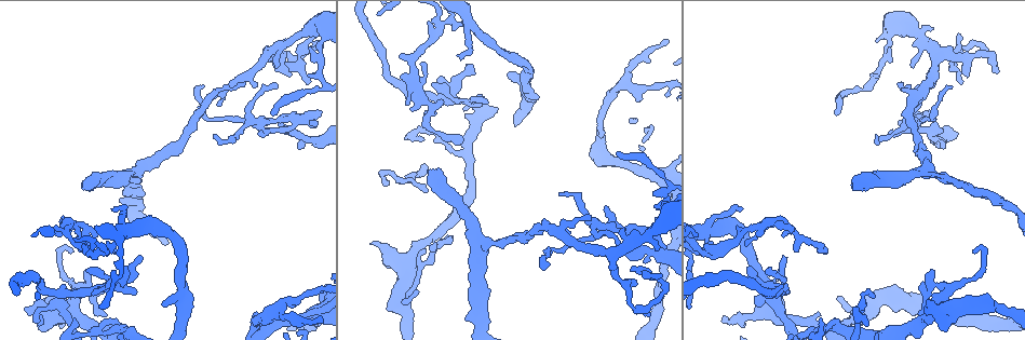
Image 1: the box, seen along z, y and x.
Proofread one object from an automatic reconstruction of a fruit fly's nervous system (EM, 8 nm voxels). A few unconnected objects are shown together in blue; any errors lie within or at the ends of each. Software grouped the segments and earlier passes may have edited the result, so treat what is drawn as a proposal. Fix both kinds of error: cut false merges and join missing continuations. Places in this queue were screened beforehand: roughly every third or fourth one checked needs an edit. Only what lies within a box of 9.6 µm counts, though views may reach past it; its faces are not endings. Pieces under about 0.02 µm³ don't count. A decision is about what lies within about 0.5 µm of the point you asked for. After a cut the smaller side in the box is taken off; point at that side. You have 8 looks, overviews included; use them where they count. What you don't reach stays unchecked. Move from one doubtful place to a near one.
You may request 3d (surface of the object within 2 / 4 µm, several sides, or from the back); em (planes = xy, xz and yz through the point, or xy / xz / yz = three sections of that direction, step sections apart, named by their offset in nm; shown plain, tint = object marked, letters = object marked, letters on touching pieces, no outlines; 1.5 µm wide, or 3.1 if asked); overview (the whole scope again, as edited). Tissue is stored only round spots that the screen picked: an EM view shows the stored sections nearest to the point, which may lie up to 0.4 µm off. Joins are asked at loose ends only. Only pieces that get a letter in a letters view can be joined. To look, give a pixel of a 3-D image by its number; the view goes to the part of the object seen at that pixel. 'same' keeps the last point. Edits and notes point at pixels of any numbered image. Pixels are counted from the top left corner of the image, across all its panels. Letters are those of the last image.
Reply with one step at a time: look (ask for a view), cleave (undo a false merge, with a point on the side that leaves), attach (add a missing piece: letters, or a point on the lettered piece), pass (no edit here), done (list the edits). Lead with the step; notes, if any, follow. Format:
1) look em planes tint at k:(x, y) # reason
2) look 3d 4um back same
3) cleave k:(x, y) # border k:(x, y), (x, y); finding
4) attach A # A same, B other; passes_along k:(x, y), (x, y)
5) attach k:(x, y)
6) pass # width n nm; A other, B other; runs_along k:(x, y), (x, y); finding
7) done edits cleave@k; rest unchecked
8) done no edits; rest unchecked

look em planes letters at 1:(316, 125) # branch stops here

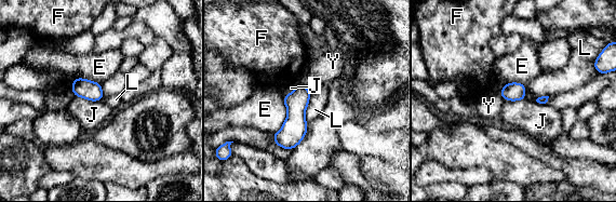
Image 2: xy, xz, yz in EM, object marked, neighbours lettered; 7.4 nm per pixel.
pass # width 140 nm; longest_contact E 280 nm; E other, F other, J other, L other, Y other; none of them fits

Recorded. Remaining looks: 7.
look 3d 4um at 1:(703, 237) # thin arm on a thick one

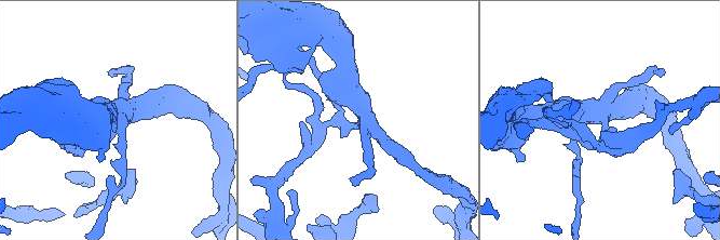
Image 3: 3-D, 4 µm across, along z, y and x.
look em planes letters at 3:(362, 119) # shape alone is not enough

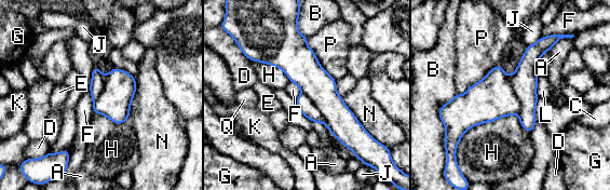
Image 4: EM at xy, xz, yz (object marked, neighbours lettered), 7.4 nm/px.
pass # width 300 nm; A other, B other, C other, D other, E other, F other, G other, H other, J other, K other, L other, N other, P other, Q other; runs_along 4:(295, 28), (346, 143); one neuron here

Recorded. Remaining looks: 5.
look em xz step 4 tint at 1:(784, 285)

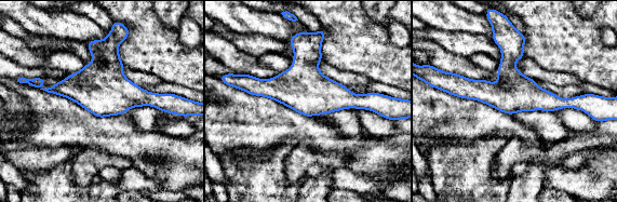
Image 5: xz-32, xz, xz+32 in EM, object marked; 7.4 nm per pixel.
look em planes letters same

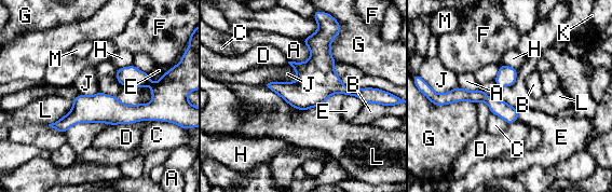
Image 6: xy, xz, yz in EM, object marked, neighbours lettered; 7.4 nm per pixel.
pass # A other, B other, C other, D other, E other, F other, G other, H other, J other, K other, L other, M other; border 6:(297, 73), (296, 81), (262, 85); all the same neuron

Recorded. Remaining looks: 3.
done no edits; rest unchecked

